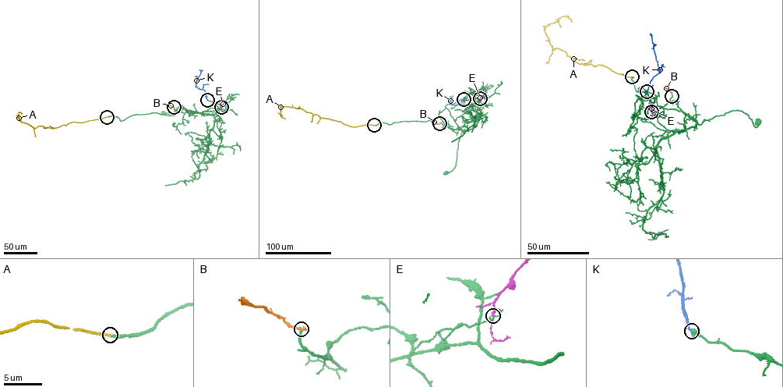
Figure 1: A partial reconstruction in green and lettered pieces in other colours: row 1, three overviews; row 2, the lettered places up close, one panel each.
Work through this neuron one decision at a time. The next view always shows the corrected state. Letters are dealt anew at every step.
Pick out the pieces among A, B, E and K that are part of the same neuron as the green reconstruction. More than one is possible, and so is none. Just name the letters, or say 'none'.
A

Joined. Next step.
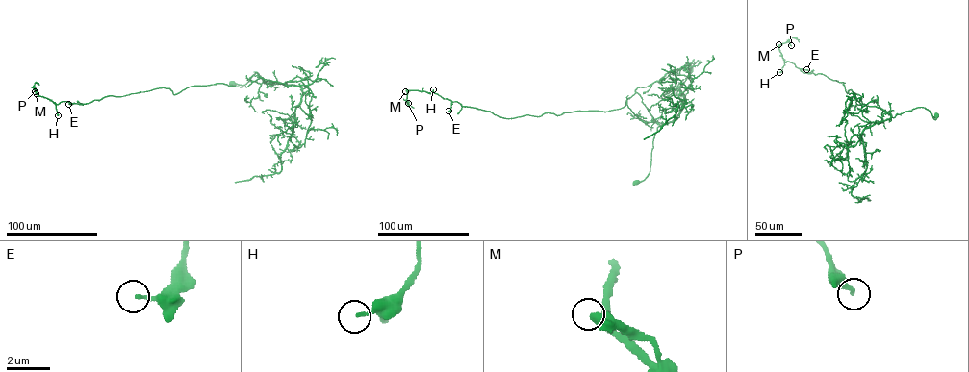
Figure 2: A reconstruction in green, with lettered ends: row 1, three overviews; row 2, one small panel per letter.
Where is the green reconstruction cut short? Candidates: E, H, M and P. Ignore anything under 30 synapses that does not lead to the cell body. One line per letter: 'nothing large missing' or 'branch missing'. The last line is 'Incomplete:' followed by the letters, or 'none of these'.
E: nothing large missing
H: nothing large missing
M: nothing large missing
P: nothing large missing
Incomplete: none of these

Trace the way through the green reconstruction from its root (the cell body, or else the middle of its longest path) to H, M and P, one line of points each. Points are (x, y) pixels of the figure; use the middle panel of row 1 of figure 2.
H: (636, 183), (650, 173), (660, 125), (636, 92), (623, 108), (606, 111), (507, 118), (429, 93), (433, 89)
M: (636, 183), (650, 173), (660, 125), (636, 92), (623, 108), (606, 111), (507, 118), (436, 93), (405, 91)
P: (636, 183), (650, 173), (660, 125), (636, 92), (606, 111), (511, 118), (417, 90), (407, 91), (408, 103)

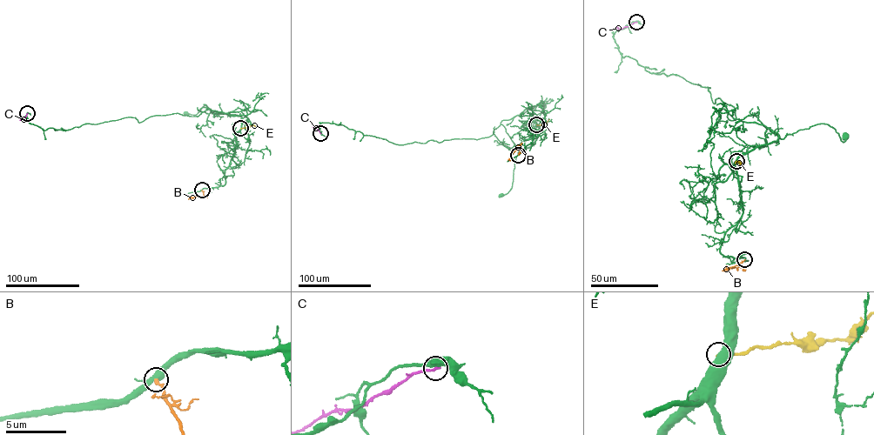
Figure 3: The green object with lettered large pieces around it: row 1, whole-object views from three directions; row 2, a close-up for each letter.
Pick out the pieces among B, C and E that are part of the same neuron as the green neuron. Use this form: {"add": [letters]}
{"add": []}

